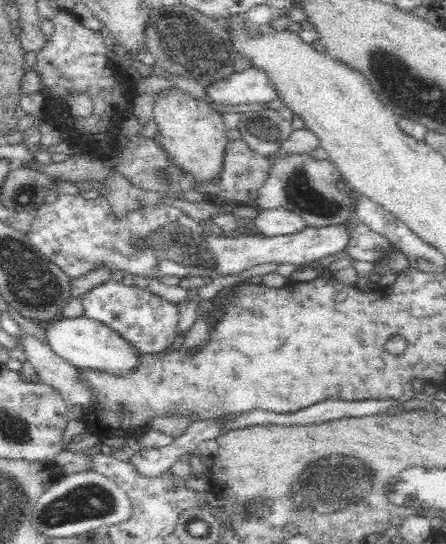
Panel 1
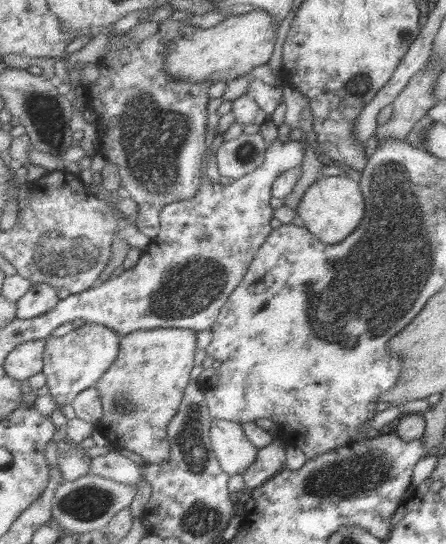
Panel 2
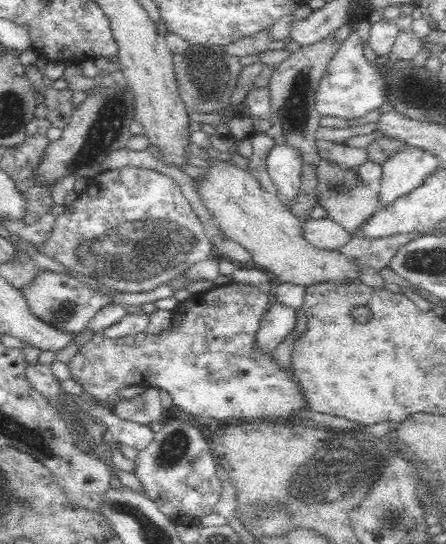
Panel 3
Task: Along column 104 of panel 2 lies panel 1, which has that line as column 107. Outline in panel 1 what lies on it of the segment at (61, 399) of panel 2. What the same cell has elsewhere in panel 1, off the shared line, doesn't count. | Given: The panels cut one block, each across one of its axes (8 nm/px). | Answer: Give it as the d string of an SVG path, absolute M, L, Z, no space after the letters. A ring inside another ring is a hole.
M86 316L64 318L49 326L43 326L43 329L46 330L45 339L49 340L48 345L57 356L81 371L94 371L110 377L125 377L135 373L144 362L144 354L119 332Z

